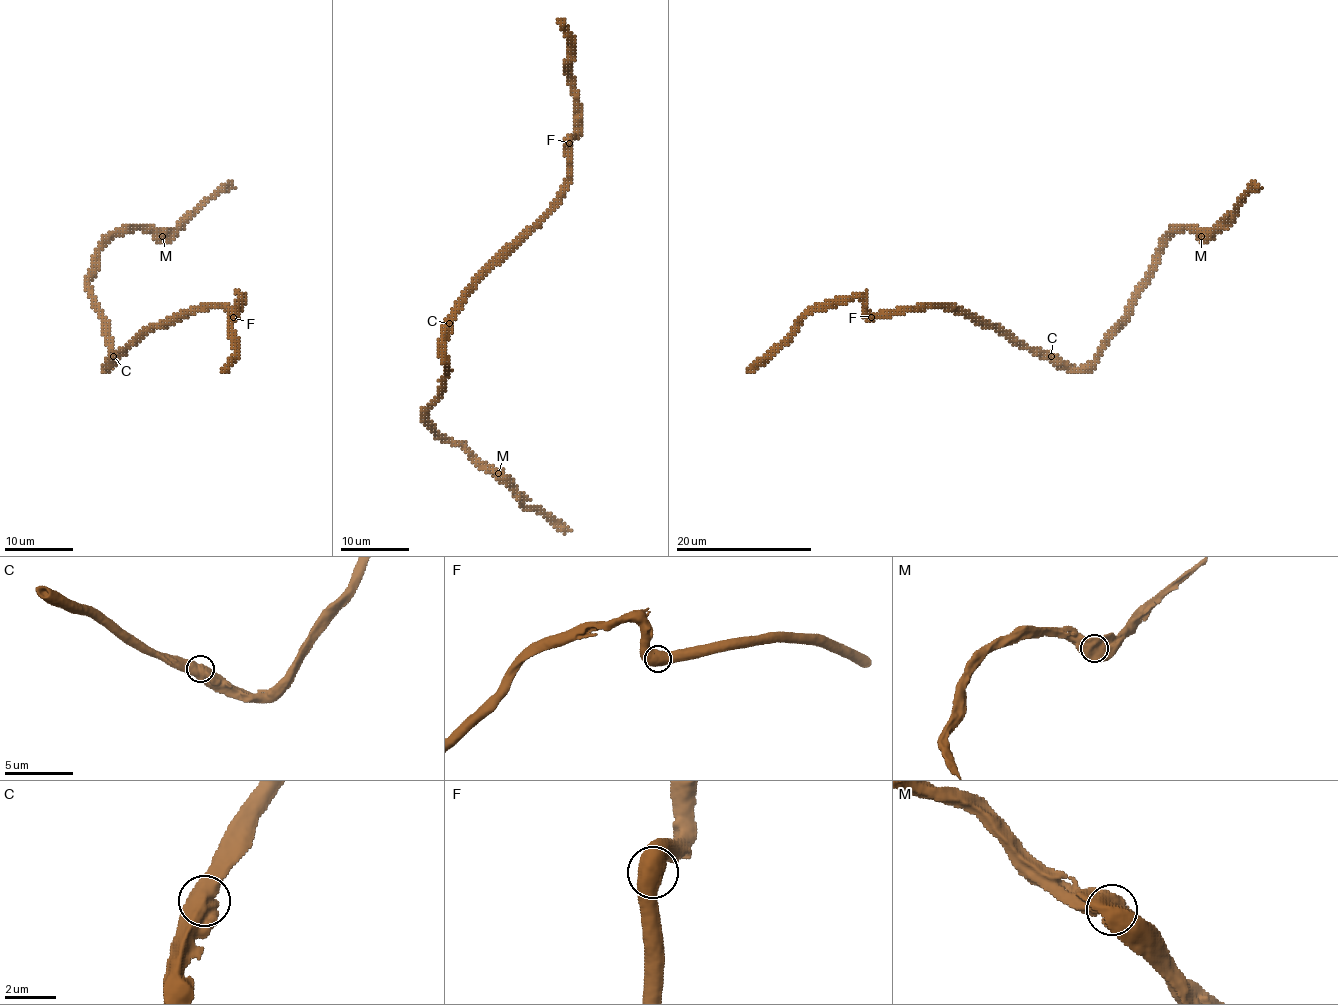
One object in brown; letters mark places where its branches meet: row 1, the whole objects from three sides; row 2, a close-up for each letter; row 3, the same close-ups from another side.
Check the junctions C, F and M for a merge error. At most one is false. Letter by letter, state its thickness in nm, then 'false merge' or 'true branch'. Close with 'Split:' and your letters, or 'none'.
C: calibre 750 nm; true branch
F: calibre 700 nm; true branch
M: calibre 800 nm; true branch
Split: none

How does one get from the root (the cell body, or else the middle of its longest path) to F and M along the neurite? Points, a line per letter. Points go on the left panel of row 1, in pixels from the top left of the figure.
F: (117, 357), (151, 330), (170, 325), (197, 310), (228, 308), (233, 317)
M: (117, 357), (108, 368), (110, 325), (90, 293), (96, 255), (127, 231), (156, 230), (163, 236)

